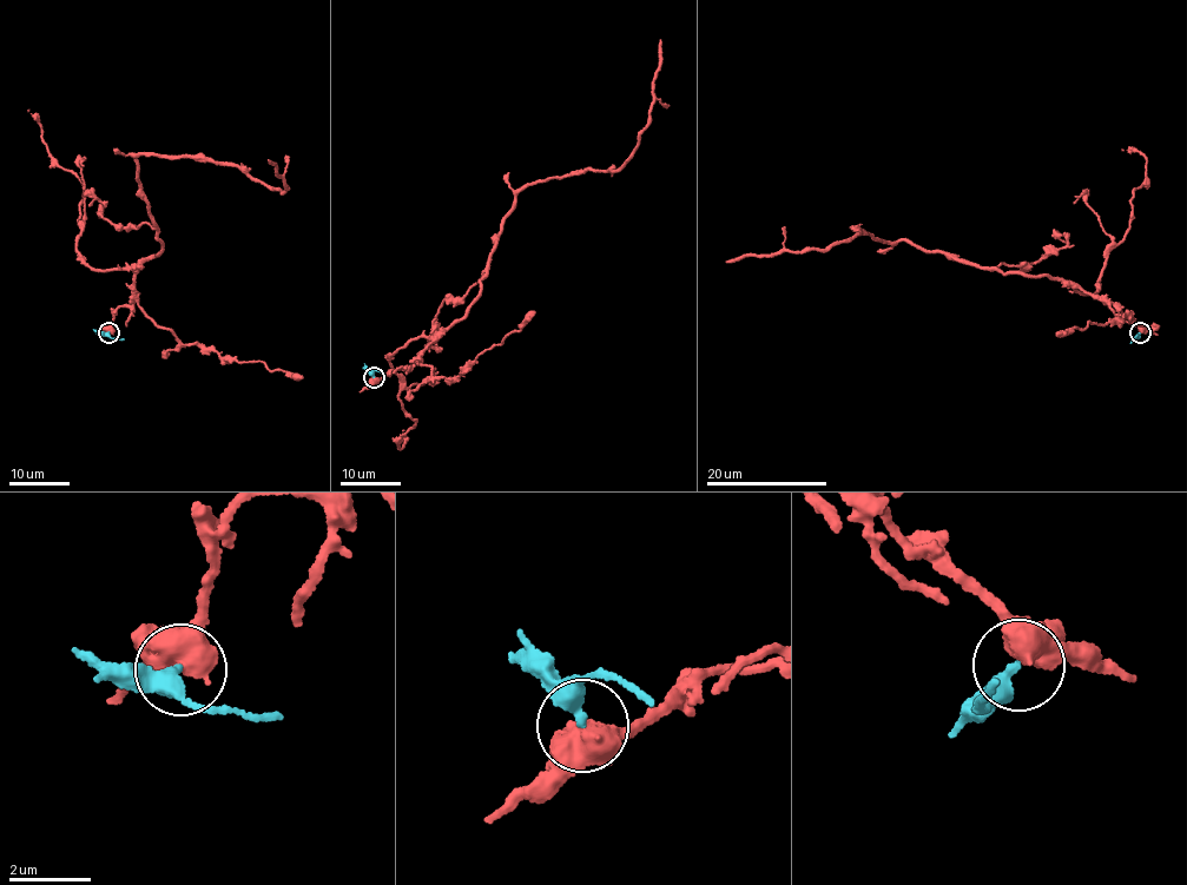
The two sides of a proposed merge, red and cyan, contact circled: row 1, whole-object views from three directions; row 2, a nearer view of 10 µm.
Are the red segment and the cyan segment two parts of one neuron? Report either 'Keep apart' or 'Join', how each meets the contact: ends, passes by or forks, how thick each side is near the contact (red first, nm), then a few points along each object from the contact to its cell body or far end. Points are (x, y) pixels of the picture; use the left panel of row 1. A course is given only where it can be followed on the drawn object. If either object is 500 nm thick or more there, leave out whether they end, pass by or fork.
Keep apart. Thickness 550 nm (red) against 360 nm. Course of red: (110, 332), (117, 309), (131, 304), (144, 263), (162, 249), (133, 153), (204, 156), (282, 192), (268, 160). Course of cyan: (110, 332), (112, 337), (124, 339)

